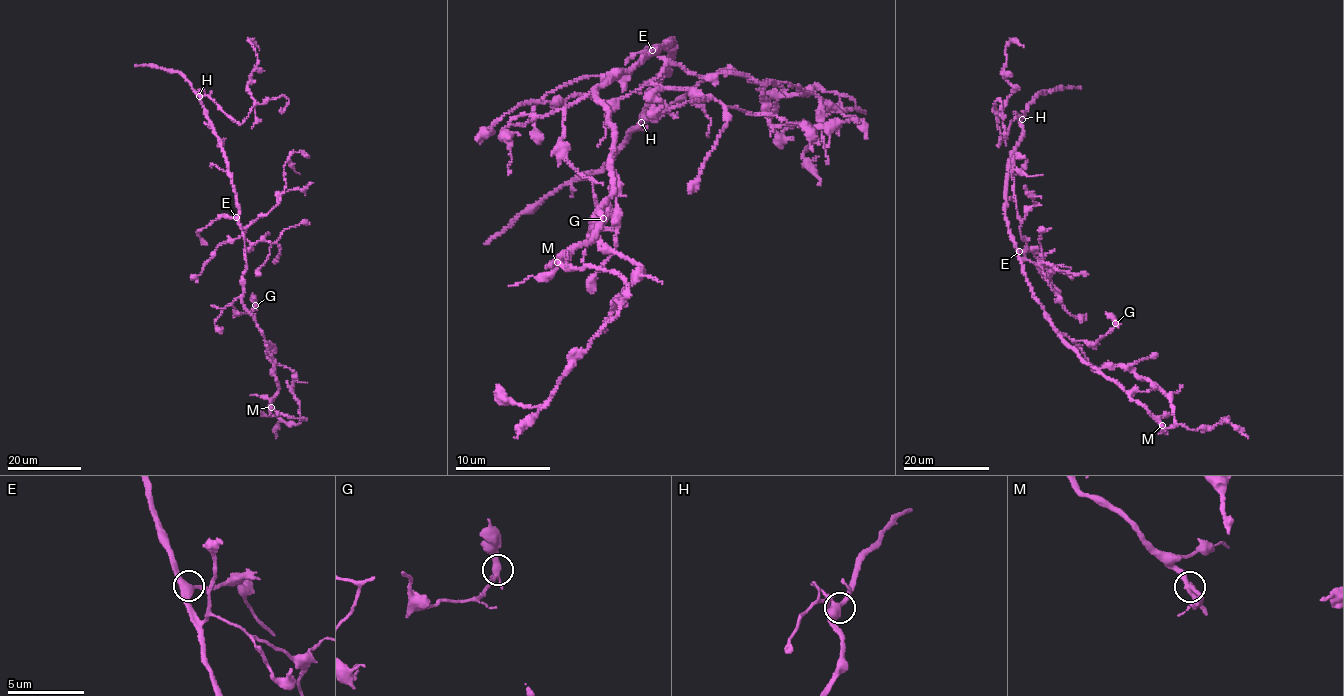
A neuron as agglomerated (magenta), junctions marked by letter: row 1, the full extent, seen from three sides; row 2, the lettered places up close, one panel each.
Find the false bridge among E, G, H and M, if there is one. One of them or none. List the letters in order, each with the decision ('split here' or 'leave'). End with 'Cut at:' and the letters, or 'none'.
E: leave
G: leave
H: leave
M: split here
Cut at: M

